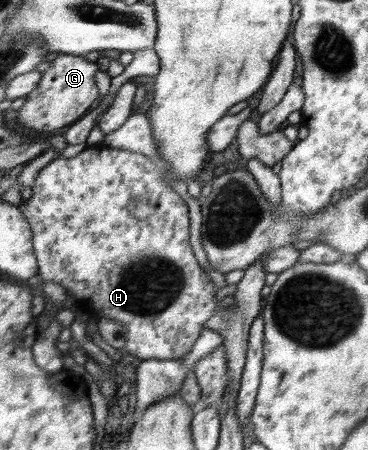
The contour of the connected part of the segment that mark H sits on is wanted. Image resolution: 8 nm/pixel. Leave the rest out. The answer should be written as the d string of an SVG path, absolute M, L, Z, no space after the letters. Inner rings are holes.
M102 144L93 147L85 147L78 155L71 158L55 158L51 160L37 175L35 183L31 185L32 195L23 203L19 203L19 210L23 212L27 222L29 222L35 257L37 265L39 265L39 275L42 279L52 281L65 288L72 297L81 302L81 305L88 311L93 319L98 316L107 316L111 320L121 322L127 328L127 340L125 341L125 349L129 354L143 360L180 360L187 357L193 349L193 345L197 338L201 336L205 324L214 315L219 301L217 300L218 289L210 280L206 271L199 265L191 245L189 245L189 213L188 205L181 199L178 193L173 191L167 183L163 183L163 174L161 169L150 158L145 157L142 153L135 153L131 150L115 149L111 146L103 146ZM131 201L145 201L147 205L151 205L155 209L155 213L145 218L135 218L129 212L129 203Z

